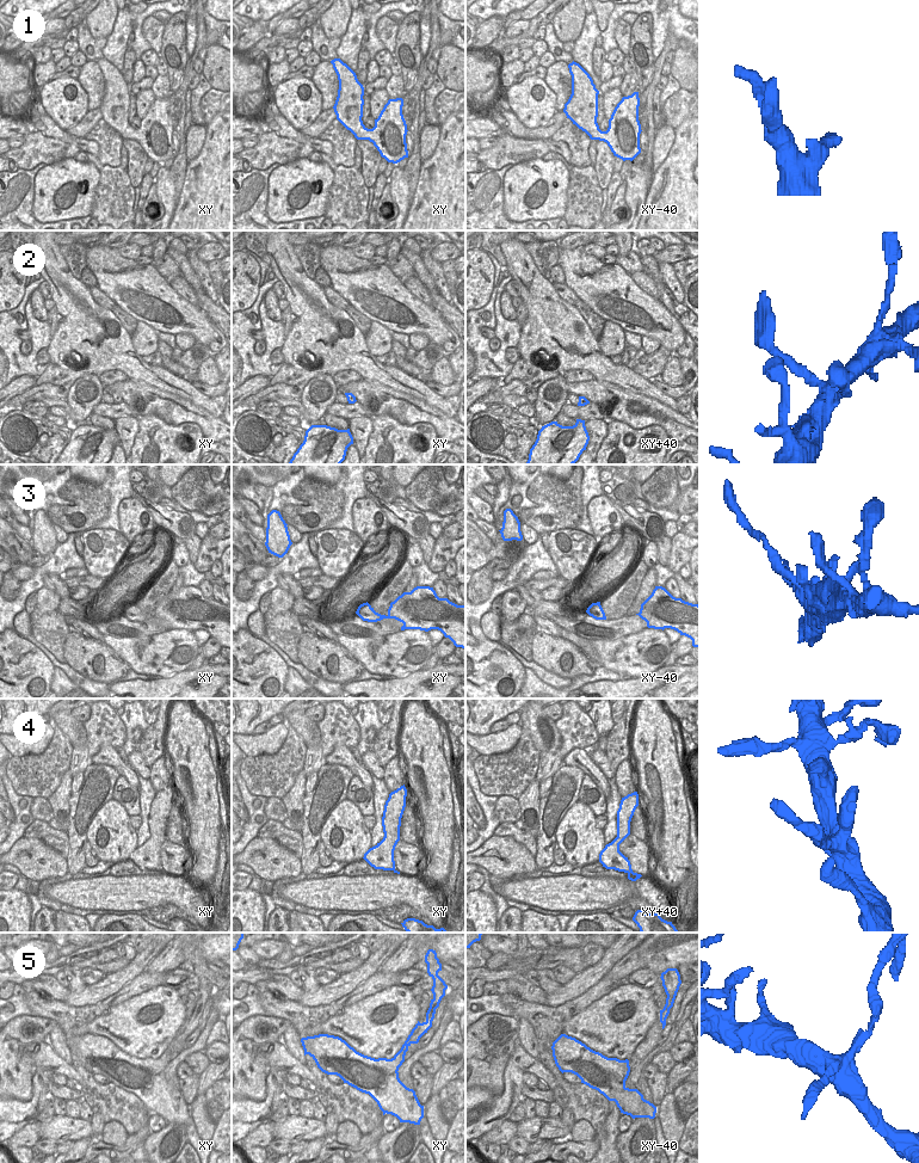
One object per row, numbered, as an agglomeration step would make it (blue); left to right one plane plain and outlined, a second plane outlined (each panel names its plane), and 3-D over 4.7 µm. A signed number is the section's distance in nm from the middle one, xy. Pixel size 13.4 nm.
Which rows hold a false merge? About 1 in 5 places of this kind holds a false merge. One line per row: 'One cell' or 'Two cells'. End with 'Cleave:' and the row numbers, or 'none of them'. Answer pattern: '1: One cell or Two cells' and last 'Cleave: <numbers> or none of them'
1: One cell
2: One cell
3: One cell
4: One cell
5: Two cells
Cleave: 5

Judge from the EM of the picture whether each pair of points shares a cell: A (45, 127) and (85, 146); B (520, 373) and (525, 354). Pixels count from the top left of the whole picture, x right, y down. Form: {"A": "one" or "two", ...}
{"A": "one", "B": "two"}

